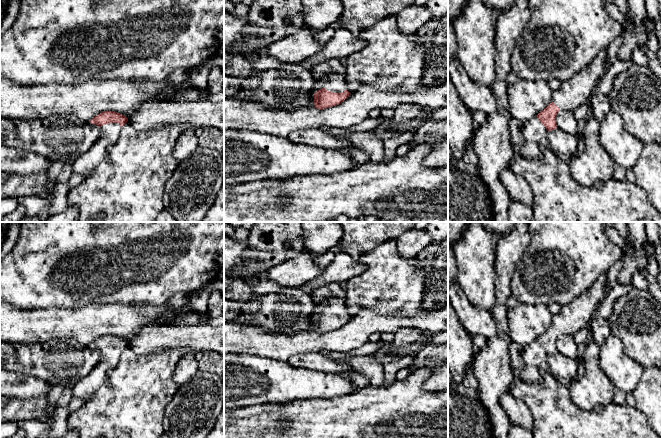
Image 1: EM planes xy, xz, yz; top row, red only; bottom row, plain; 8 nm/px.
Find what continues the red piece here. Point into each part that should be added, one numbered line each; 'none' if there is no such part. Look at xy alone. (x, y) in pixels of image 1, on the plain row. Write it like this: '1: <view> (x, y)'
1: xy (85, 388)

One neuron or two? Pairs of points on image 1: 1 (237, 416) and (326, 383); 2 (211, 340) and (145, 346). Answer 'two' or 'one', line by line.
1: two
2: one

